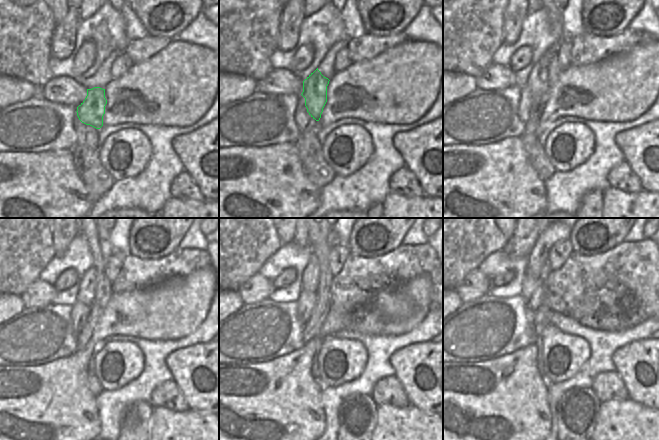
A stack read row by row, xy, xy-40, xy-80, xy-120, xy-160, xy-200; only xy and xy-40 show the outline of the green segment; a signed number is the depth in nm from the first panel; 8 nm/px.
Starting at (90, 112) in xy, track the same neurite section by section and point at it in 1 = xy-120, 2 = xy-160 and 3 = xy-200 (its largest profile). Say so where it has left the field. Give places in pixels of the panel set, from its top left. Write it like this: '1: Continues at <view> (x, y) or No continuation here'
1: Continues at xy-120 (86, 294)
2: Continues at xy-160 (310, 280)
3: Continues at xy-200 (546, 238).

